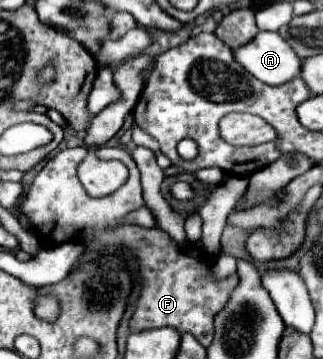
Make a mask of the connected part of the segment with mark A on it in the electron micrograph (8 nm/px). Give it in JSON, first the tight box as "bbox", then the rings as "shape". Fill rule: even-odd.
{"bbox":[234,32,302,86],"shape":[[[258,32],[252,44],[234,50],[236,60],[260,82],[280,86],[300,74],[302,60],[278,32]]]}

